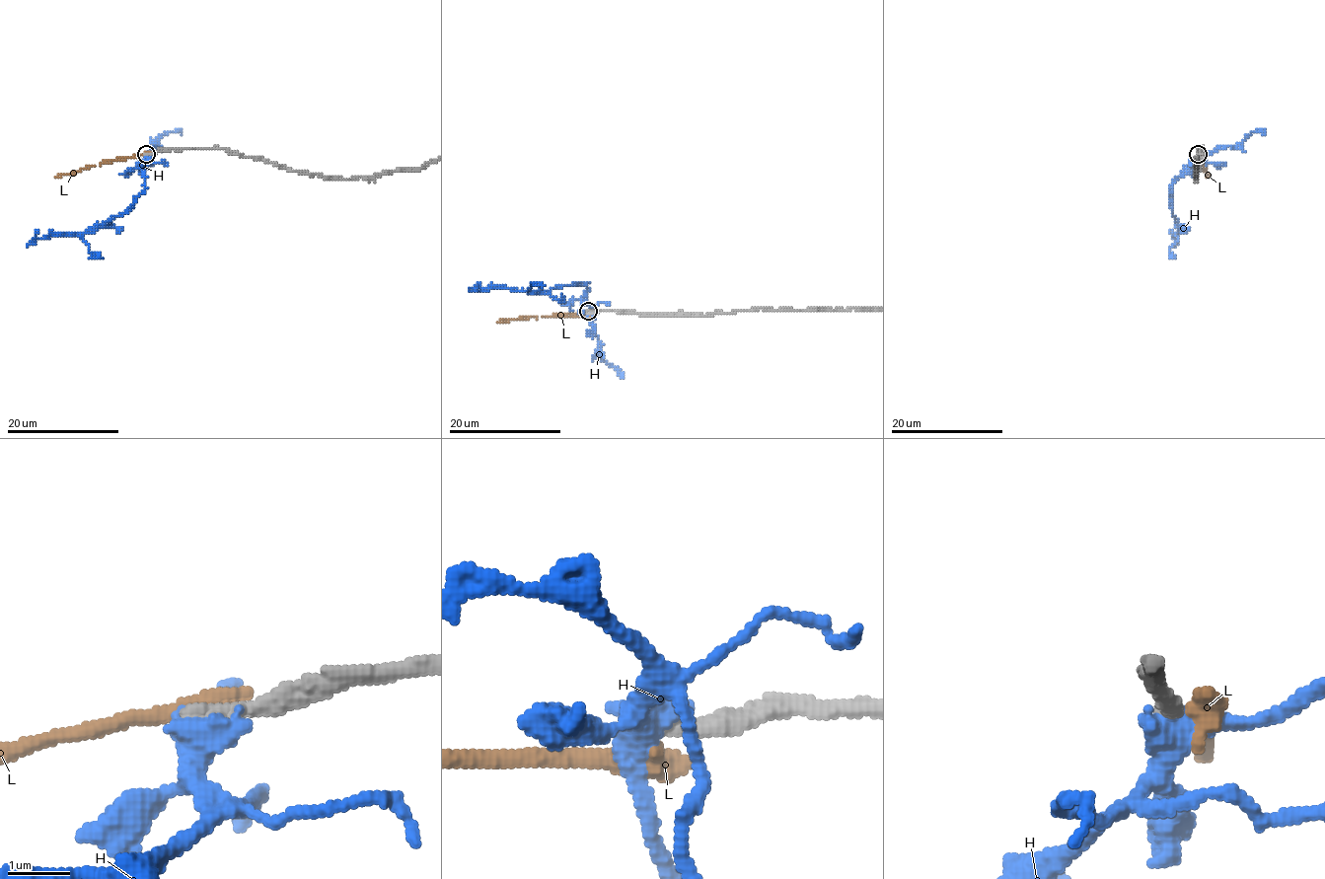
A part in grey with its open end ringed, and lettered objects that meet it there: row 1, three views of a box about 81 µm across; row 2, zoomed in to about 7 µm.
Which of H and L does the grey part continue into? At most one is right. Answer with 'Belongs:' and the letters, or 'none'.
Belongs: none

